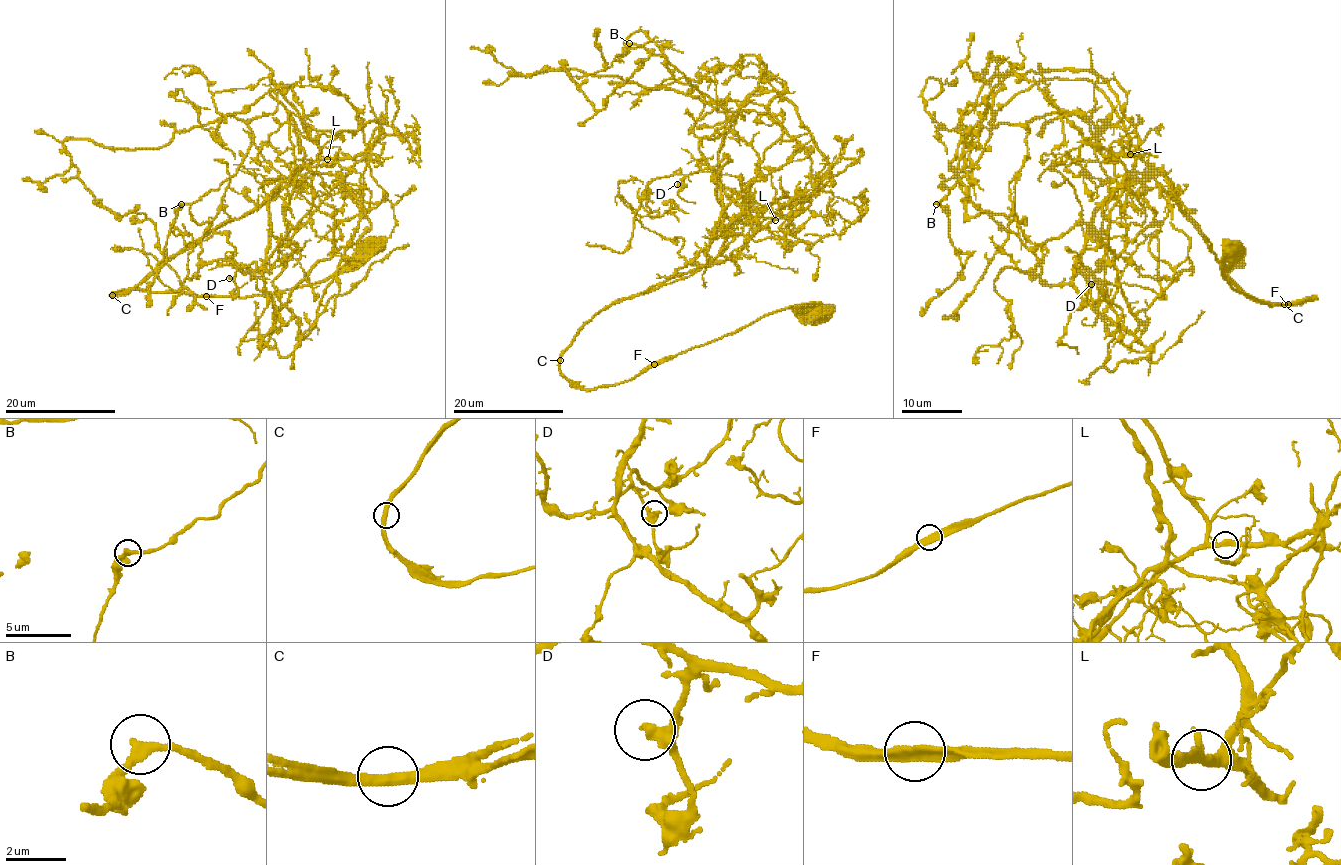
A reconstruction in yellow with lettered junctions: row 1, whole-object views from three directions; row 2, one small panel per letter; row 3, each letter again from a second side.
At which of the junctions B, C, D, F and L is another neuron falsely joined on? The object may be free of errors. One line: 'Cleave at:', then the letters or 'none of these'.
Cleave at: C

